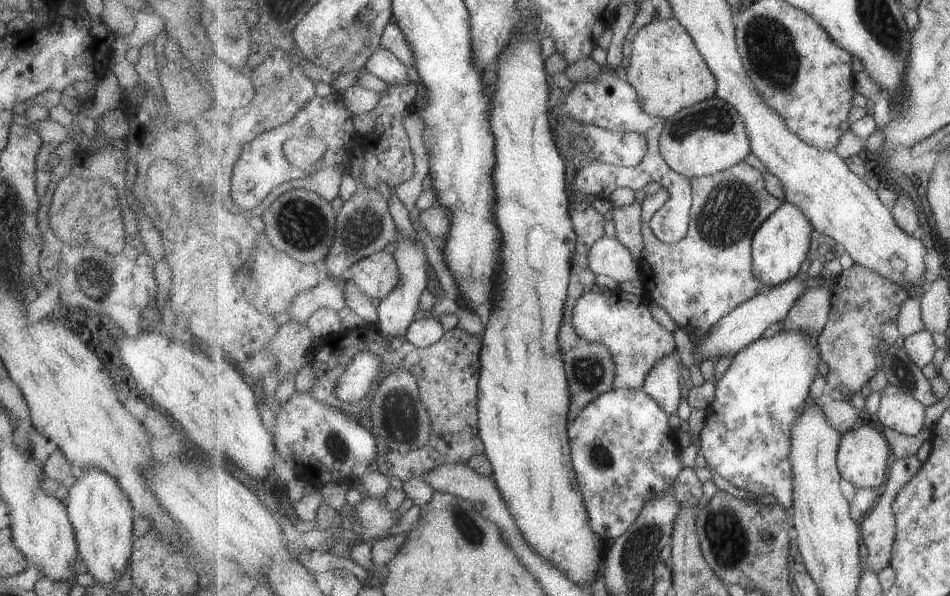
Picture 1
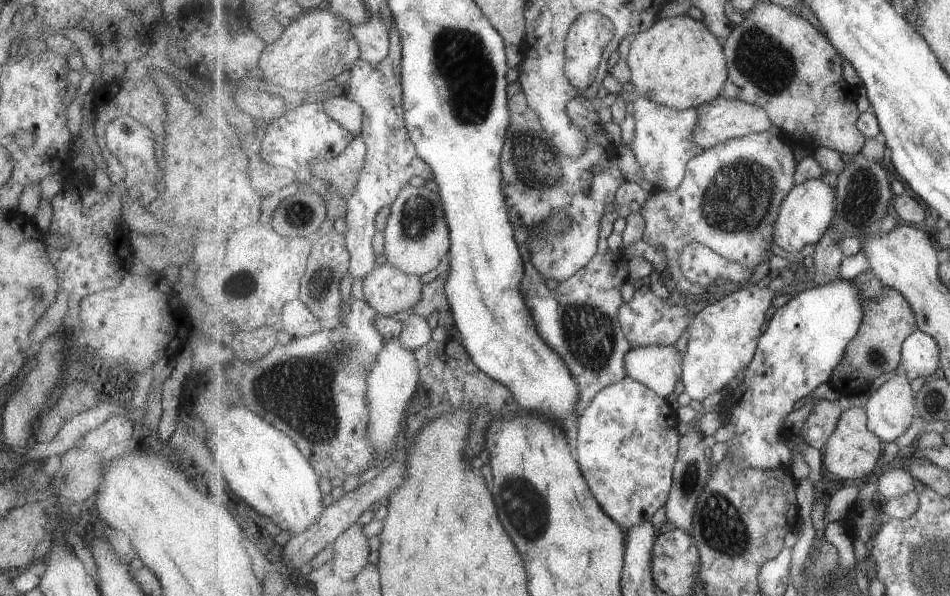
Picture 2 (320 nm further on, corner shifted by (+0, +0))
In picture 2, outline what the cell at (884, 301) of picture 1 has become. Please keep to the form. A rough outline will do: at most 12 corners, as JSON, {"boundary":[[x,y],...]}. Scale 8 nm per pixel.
{"boundary":[[871,268],[855,281],[864,321],[829,384],[865,392],[902,364],[919,325]]}

